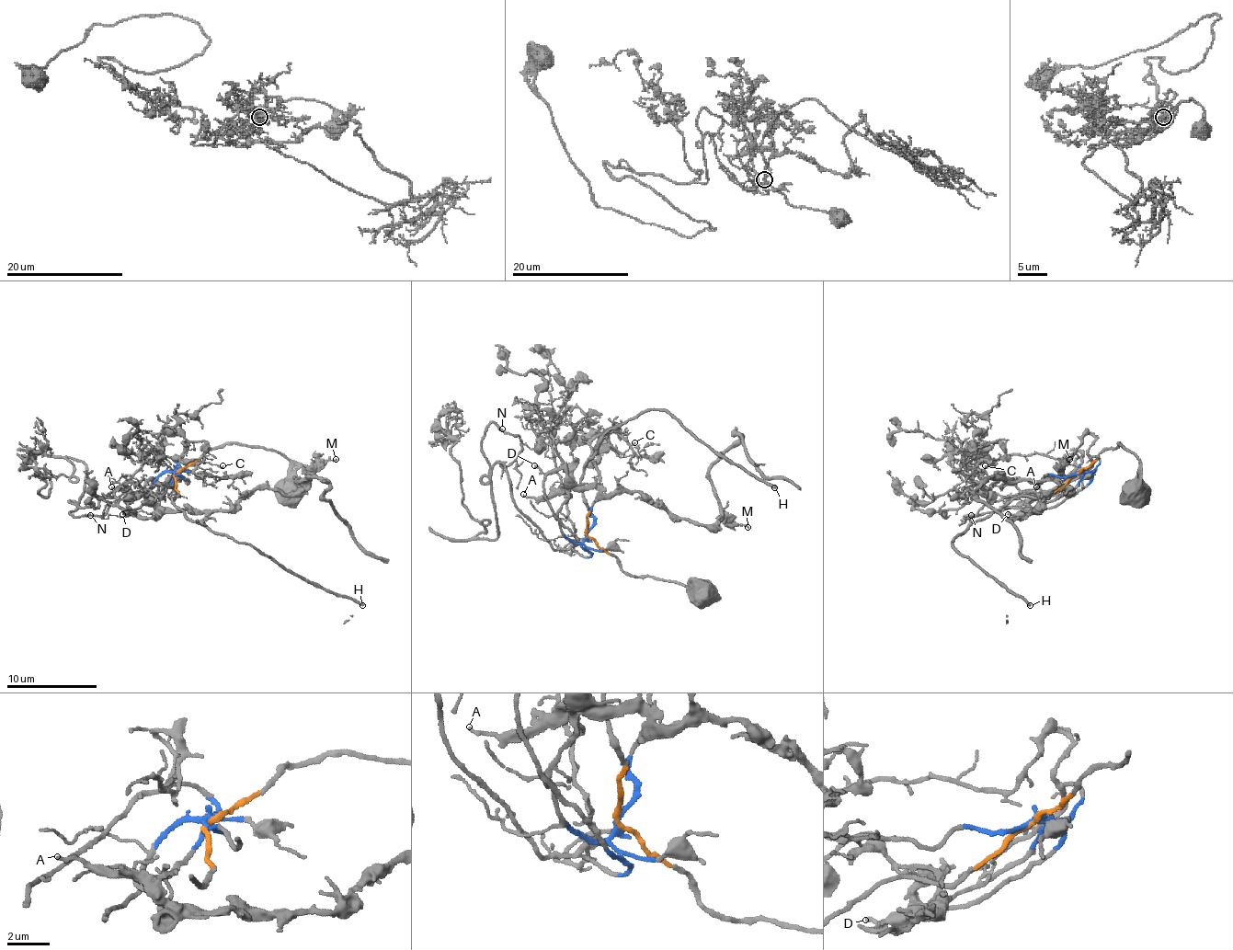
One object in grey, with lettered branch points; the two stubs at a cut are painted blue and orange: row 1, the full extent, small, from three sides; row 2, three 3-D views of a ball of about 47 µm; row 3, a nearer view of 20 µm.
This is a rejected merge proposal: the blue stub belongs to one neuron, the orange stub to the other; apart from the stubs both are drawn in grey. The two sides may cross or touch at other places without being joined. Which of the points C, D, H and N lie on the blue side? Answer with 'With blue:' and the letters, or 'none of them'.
With blue: C, D, N

